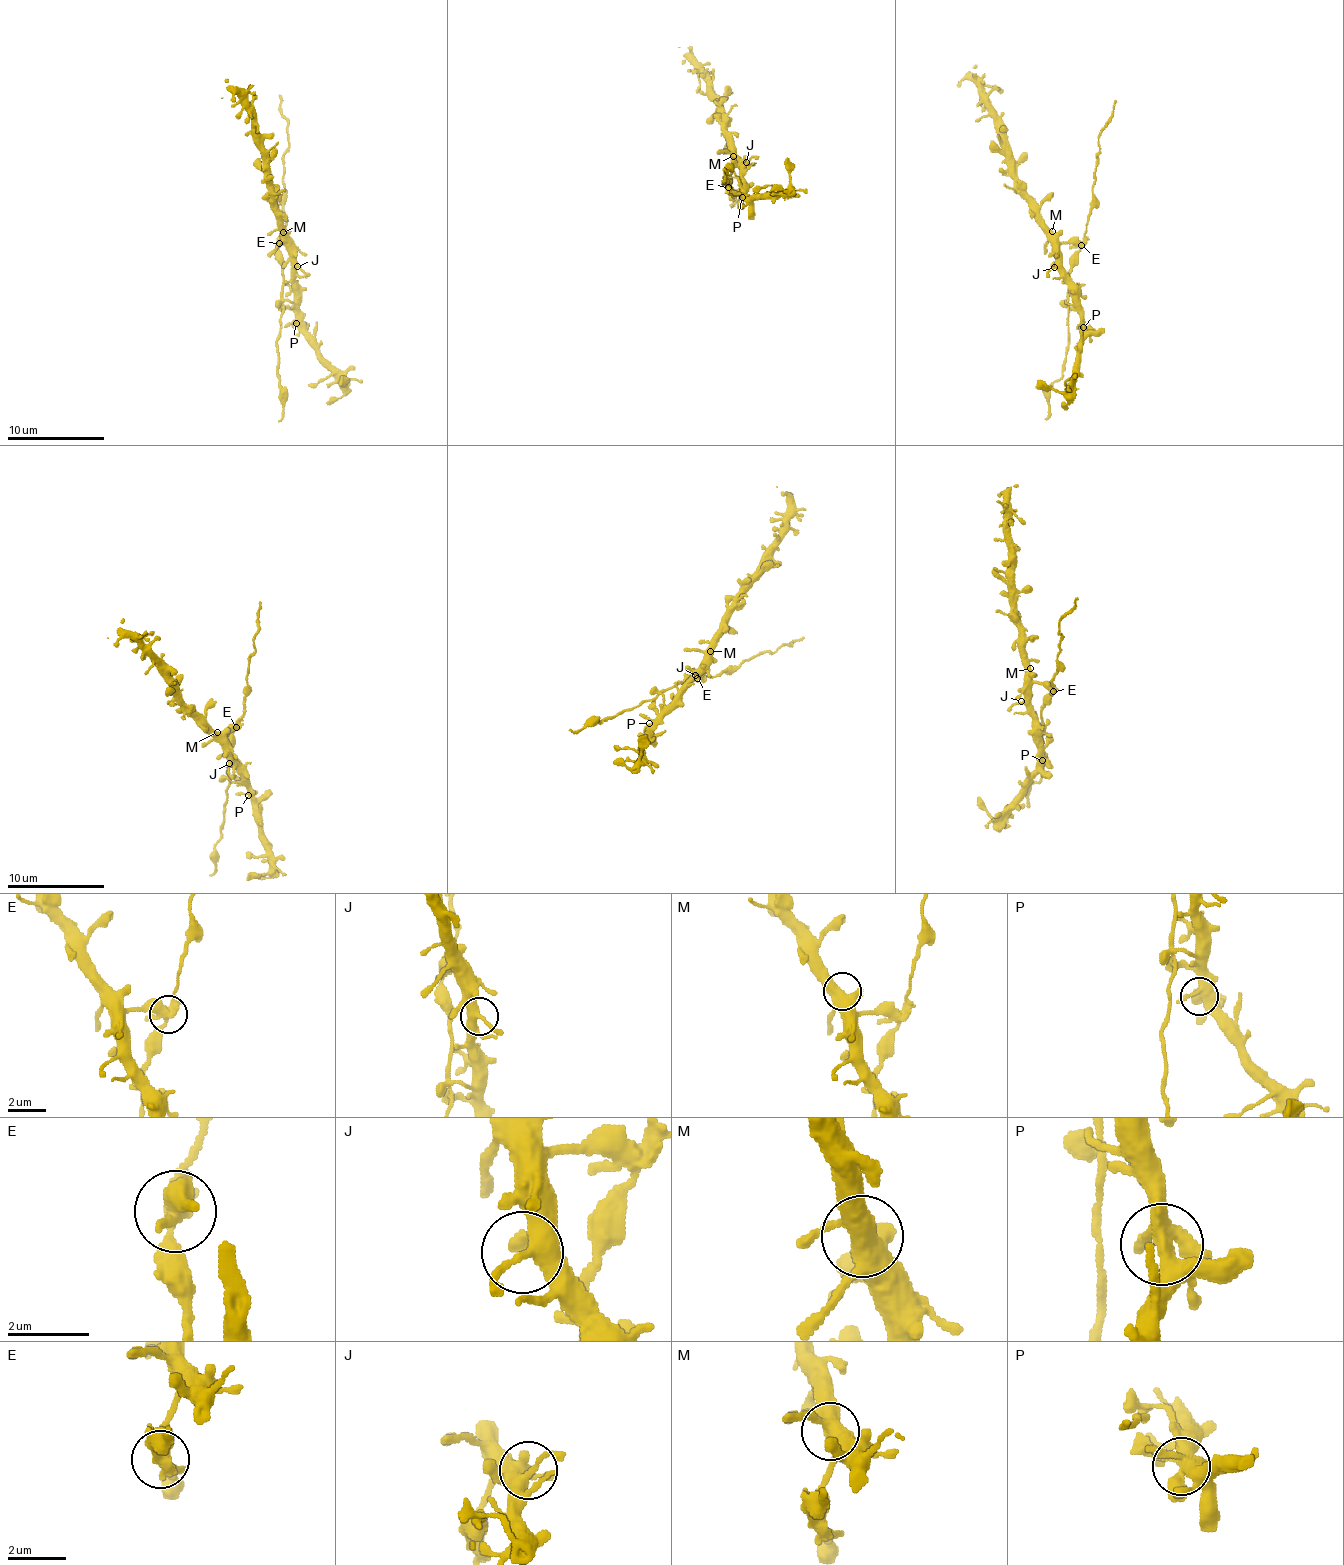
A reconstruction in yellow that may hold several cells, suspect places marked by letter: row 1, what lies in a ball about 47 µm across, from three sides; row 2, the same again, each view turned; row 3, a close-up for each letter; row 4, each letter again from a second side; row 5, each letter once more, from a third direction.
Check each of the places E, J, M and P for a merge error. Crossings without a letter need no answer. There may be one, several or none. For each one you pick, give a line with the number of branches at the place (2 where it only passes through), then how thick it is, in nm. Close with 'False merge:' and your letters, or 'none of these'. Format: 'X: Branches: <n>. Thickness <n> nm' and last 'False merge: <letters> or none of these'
E: Branches: 4. Thickness 360 nm
False merge: E

